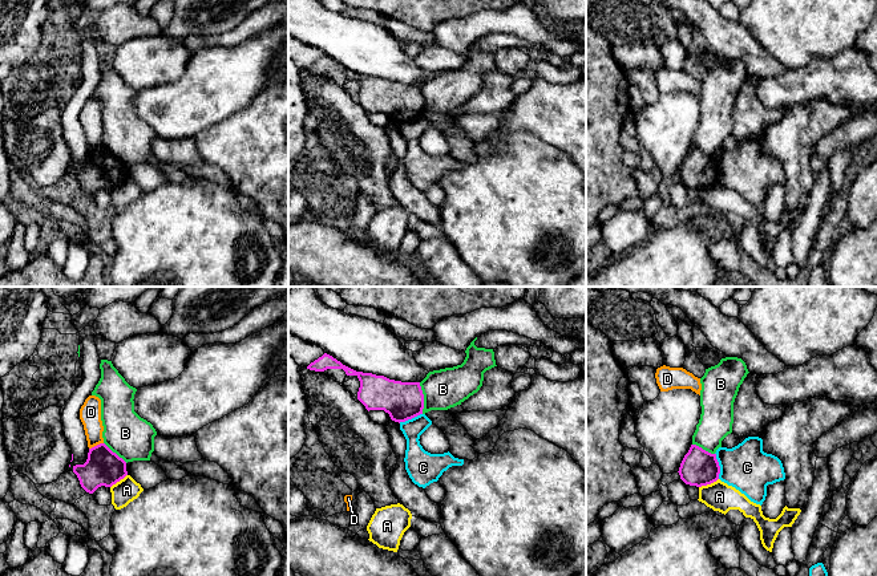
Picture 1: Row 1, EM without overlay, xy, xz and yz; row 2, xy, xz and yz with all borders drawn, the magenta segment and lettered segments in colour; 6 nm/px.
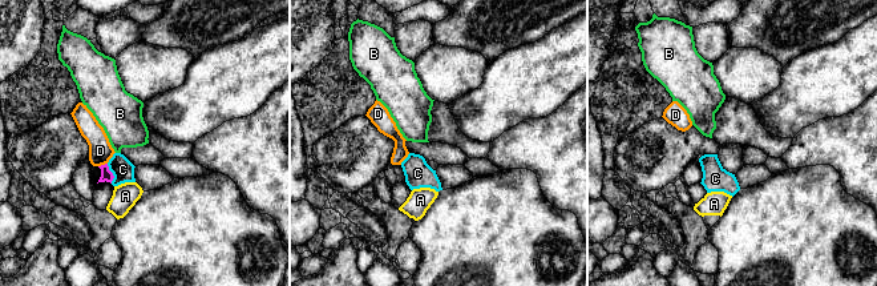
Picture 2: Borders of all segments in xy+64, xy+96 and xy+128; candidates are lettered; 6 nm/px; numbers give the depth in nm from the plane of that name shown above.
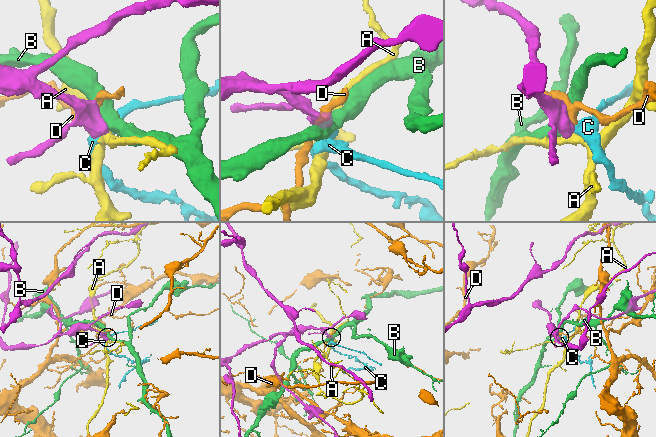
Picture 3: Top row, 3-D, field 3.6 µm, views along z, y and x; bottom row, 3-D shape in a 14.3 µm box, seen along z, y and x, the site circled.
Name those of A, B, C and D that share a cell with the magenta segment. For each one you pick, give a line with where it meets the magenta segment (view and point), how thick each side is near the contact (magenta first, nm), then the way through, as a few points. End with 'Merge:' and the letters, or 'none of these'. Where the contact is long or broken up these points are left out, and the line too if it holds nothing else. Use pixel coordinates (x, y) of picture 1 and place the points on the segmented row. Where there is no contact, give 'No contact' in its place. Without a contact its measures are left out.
Merge: none of these

